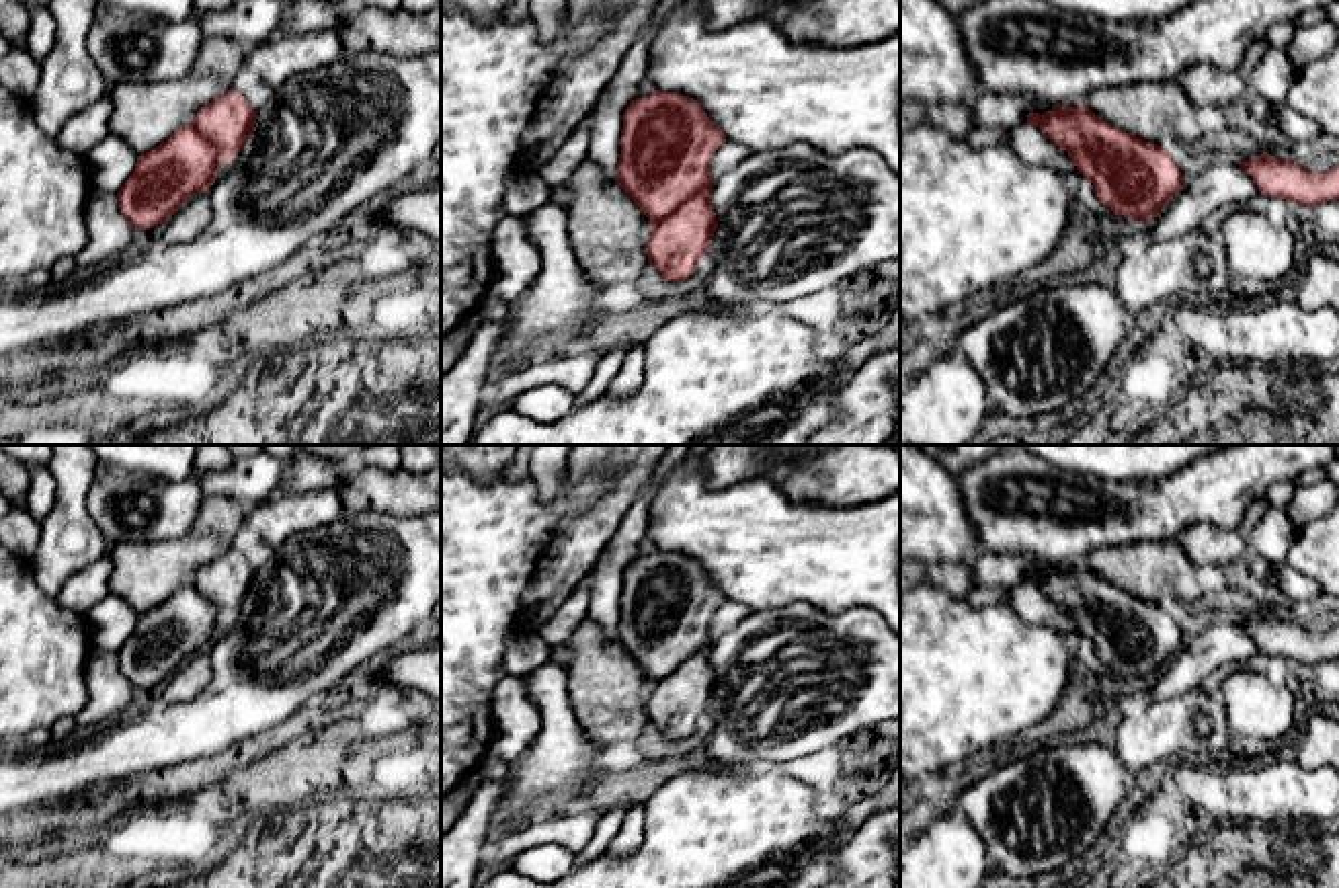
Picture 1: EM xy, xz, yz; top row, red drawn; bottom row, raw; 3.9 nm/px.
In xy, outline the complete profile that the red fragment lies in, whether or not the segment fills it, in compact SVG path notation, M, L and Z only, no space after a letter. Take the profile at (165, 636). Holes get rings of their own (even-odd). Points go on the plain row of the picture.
M209 494L201 502L195 525L180 539L121 541L107 550L113 564L109 593L137 615L133 634L117 652L119 669L135 689L168 681L191 654L209 650L217 628L228 625L250 599L258 574L232 548L244 515L240 500Z

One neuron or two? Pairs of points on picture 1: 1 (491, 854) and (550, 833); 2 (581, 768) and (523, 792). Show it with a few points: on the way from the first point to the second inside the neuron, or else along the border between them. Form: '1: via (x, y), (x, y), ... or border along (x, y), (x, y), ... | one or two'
1: via (505, 848), (536, 833) | one
2: via (566, 768), (556, 768), (538, 778) | one

